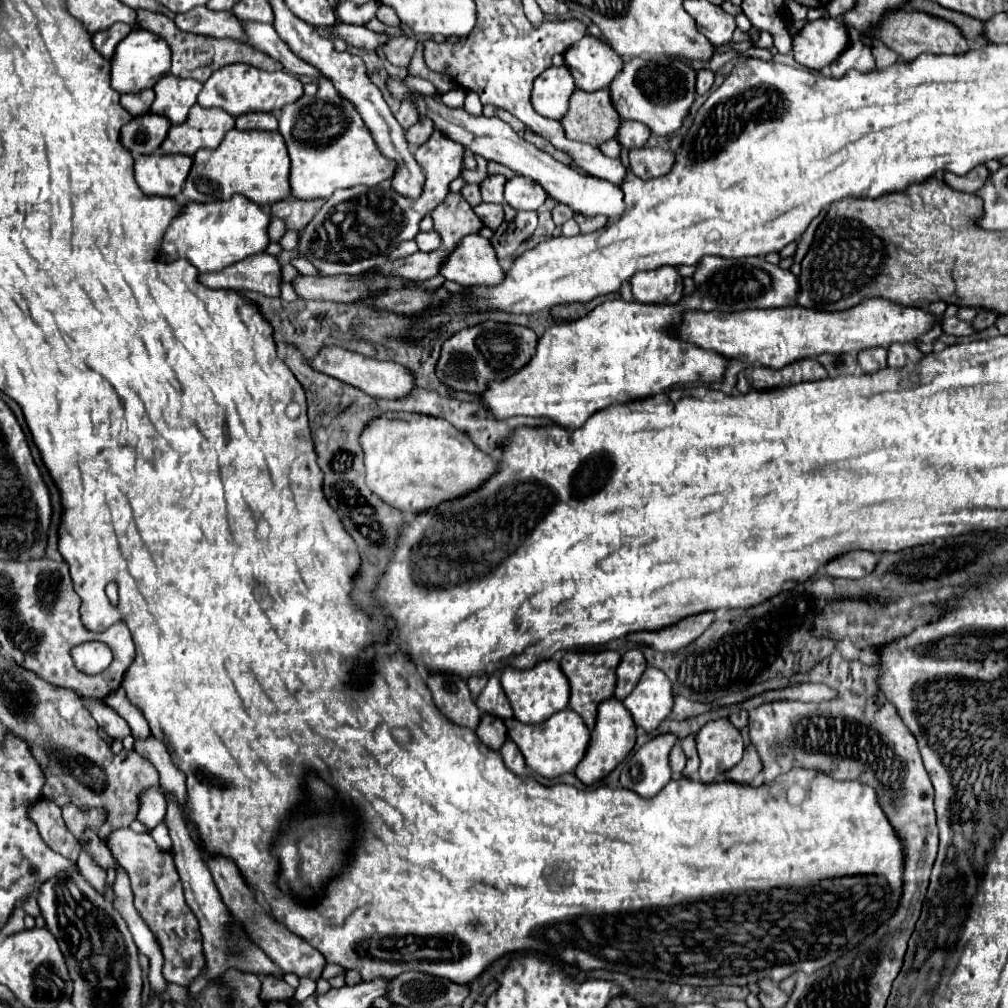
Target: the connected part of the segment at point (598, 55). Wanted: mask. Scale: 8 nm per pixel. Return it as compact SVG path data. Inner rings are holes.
M584 35L566 53L566 67L570 69L574 83L582 91L596 91L610 85L616 73L622 71L622 59L614 49L592 35Z

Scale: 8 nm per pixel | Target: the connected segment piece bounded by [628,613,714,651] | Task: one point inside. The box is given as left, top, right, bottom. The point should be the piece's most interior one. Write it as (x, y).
(685, 631)

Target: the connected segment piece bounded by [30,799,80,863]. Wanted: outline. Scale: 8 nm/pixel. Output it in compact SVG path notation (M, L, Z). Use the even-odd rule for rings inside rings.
M40 799L32 807L30 817L36 823L36 827L38 827L40 835L42 835L42 839L44 839L44 843L52 851L56 851L56 853L60 853L60 855L64 855L64 857L68 857L70 861L76 863L78 853L80 853L80 843L68 831L66 823L62 819L60 807L56 803L52 803L52 801Z

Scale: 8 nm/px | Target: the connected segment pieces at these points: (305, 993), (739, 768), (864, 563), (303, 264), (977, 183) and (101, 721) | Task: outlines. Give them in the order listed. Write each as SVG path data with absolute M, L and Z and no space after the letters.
M302 977L302 979L300 979L300 987L296 989L294 997L296 997L296 999L302 1003L306 997L314 995L314 991L316 991L316 983L314 983L312 979L308 979L308 977Z
M748 745L748 747L744 749L742 761L740 761L736 767L732 767L724 777L726 777L726 781L746 785L746 783L750 783L750 781L754 779L754 775L758 775L760 771L762 771L762 761L760 761L756 749L754 749L752 745Z
M848 551L836 559L832 559L824 569L830 577L844 579L862 579L874 571L878 563L878 555L870 551Z
M303 257L293 259L291 261L291 265L294 266L303 275L321 277L320 273L318 273L318 270L307 259L304 259Z
M978 165L976 169L968 171L964 177L956 177L954 173L944 173L944 181L956 189L956 191L964 191L964 193L976 193L984 181L988 177L988 169L984 165Z
M82 697L82 703L84 703L84 707L90 711L90 715L96 719L96 723L98 723L112 739L124 739L124 737L130 735L128 723L126 723L112 707L108 707L104 701Z

